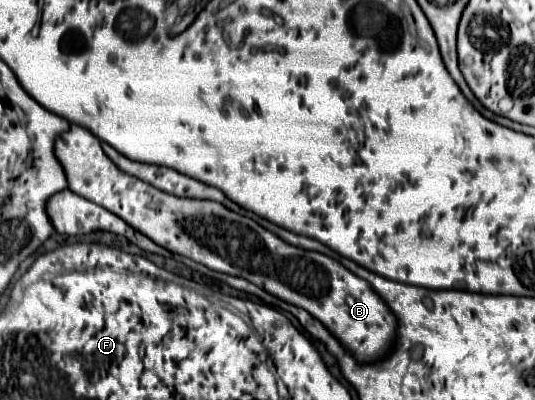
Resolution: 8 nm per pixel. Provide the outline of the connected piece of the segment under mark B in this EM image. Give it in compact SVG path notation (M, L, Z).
M72 125L70 131L56 139L56 157L64 167L70 191L116 213L132 229L150 237L160 247L202 263L208 269L244 277L274 297L310 311L310 315L318 319L356 361L374 363L386 357L394 347L398 329L394 313L370 283L350 273L336 259L288 245L256 221L238 215L216 201L168 195L126 175L104 155L100 139L84 127Z

